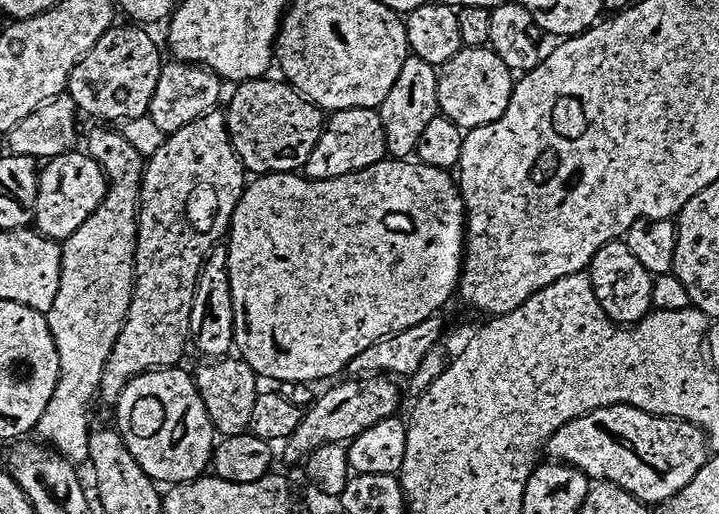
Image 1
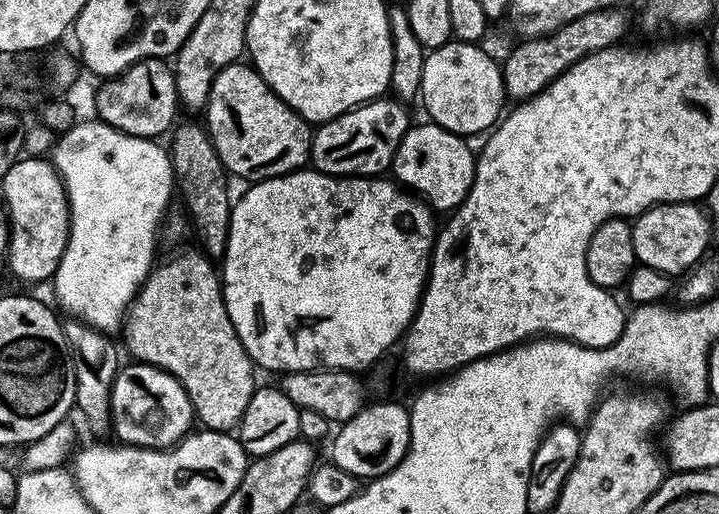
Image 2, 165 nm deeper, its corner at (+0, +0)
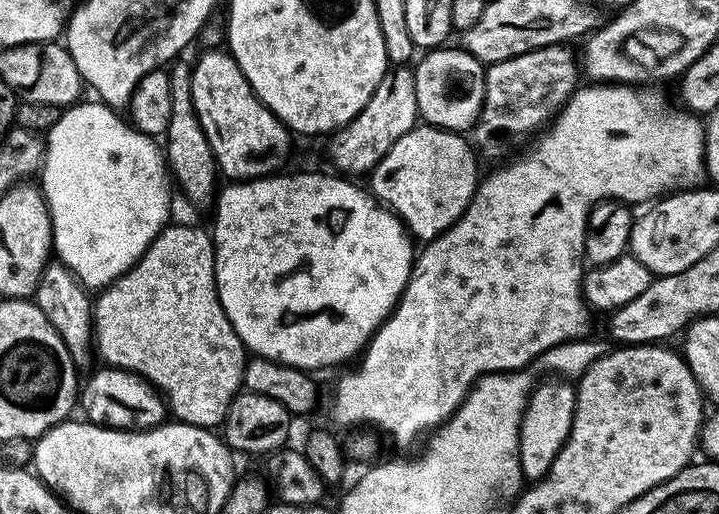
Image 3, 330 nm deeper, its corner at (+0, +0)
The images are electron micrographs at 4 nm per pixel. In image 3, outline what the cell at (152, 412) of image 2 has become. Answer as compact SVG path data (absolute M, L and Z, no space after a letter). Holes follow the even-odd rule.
M101 367L101 372L96 372L88 381L83 381L78 392L78 404L84 407L83 419L90 424L99 424L109 428L121 430L143 430L145 428L155 428L166 420L166 404L160 394L147 381L132 372L123 372L120 368Z

